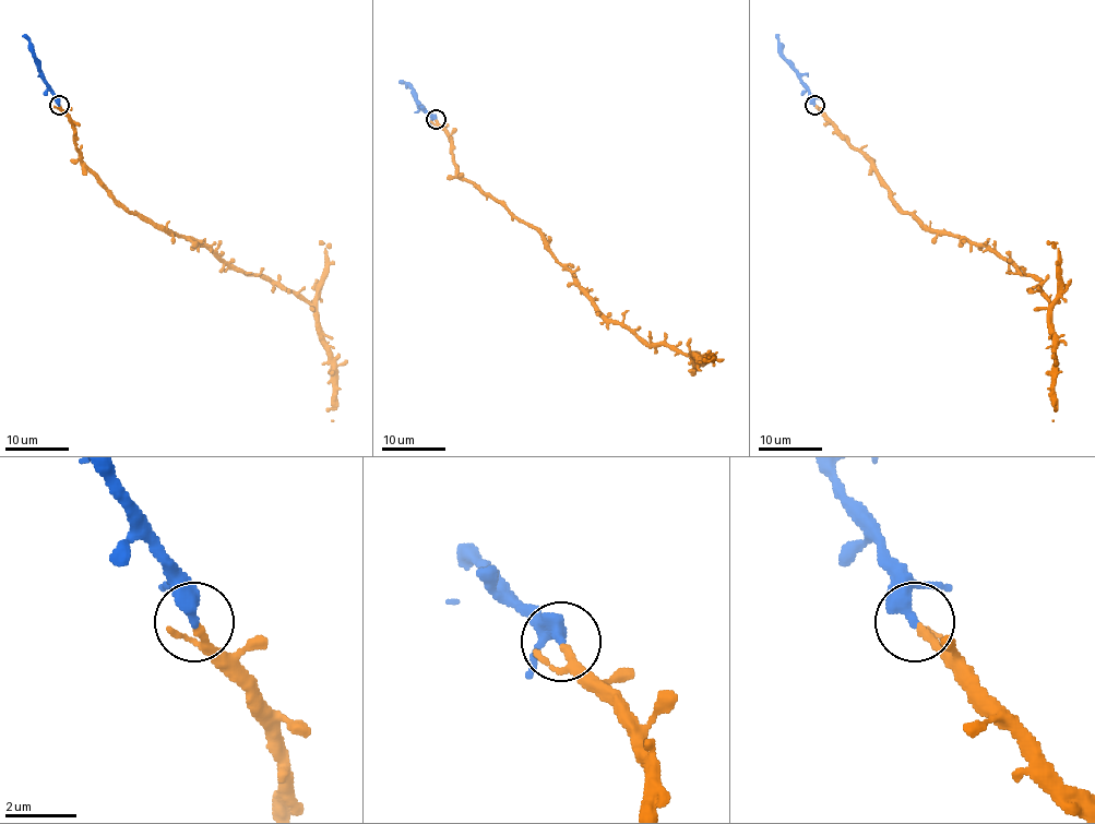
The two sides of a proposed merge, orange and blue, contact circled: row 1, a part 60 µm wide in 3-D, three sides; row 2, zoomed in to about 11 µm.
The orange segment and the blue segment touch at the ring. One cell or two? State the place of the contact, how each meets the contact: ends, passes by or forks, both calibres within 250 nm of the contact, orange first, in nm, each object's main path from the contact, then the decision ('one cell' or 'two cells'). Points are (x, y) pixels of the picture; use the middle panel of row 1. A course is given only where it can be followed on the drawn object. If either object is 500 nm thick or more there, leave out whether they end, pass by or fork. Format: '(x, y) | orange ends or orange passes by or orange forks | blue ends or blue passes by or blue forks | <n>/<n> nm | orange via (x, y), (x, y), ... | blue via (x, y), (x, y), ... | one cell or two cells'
(436, 119) | orange passes by | blue ends | 180/400 nm | orange via (435, 120), (451, 142), (457, 172), (540, 235), (602, 313), (650, 344), (710, 356) | blue via (435, 120), (401, 80) | one cell

